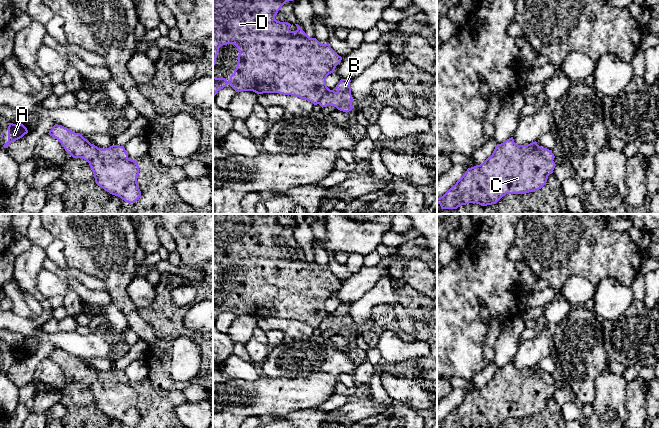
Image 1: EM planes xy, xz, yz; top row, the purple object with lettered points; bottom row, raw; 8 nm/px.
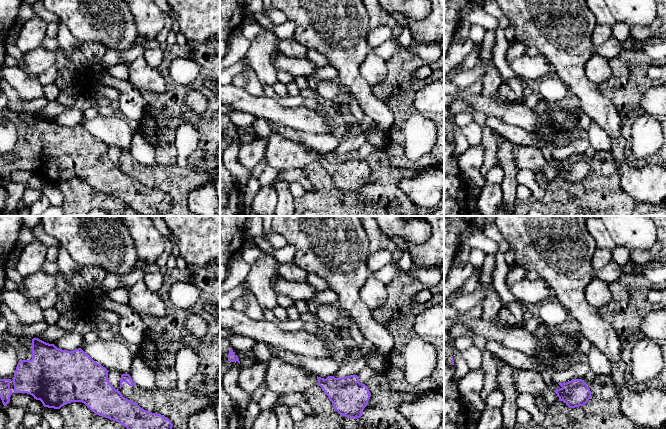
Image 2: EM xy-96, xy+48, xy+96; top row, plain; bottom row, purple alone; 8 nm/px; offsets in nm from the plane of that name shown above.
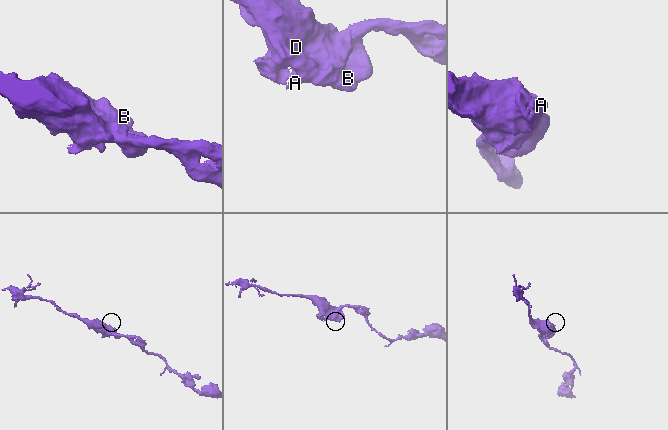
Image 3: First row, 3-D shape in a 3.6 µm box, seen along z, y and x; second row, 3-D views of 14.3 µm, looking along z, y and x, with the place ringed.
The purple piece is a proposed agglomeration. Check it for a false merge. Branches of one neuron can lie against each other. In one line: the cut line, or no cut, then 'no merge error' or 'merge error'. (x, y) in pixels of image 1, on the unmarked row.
cut in xy along (97, 372), (97, 377), (102, 381), (128, 382); merge error

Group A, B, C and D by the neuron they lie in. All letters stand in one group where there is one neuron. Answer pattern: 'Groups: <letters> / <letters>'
Groups: A C D / B

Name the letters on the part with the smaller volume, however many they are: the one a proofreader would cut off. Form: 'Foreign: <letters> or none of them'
Foreign: B

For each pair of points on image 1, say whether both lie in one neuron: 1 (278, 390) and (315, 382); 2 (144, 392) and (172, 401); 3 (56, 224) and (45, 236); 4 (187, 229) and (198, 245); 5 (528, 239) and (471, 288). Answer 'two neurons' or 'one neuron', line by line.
1: one neuron
2: one neuron
3: two neurons
4: two neurons
5: two neurons

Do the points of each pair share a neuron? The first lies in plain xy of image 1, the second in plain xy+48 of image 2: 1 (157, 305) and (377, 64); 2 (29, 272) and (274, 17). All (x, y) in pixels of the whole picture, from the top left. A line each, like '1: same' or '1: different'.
1: different
2: different

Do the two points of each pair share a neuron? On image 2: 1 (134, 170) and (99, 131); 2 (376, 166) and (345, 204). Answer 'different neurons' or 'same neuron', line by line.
1: different neurons
2: same neuron

